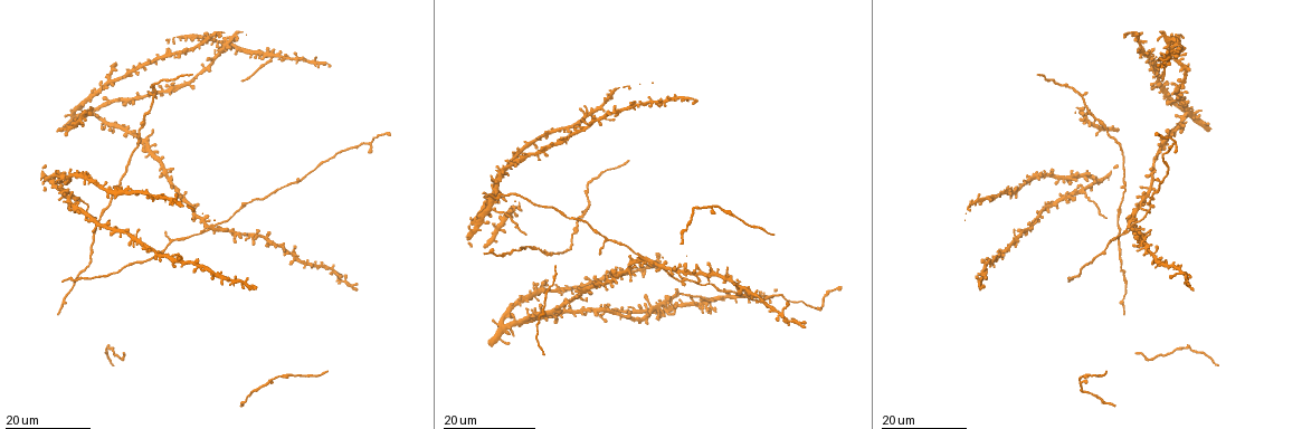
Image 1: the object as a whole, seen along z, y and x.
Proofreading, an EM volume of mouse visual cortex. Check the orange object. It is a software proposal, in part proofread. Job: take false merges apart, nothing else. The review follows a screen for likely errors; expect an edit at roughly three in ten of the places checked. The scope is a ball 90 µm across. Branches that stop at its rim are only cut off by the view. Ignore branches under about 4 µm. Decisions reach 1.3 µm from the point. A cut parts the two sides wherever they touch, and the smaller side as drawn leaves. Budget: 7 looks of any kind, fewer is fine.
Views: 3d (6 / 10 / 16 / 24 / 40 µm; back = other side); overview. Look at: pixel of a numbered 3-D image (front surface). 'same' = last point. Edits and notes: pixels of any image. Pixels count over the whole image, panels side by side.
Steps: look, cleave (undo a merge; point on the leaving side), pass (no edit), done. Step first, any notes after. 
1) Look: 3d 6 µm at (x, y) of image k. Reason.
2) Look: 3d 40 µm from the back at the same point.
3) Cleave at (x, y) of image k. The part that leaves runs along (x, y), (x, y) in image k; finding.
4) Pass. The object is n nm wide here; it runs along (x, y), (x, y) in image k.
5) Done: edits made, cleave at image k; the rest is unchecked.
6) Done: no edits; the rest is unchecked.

Look: 3d 24 µm at (713, 298) of image 1.

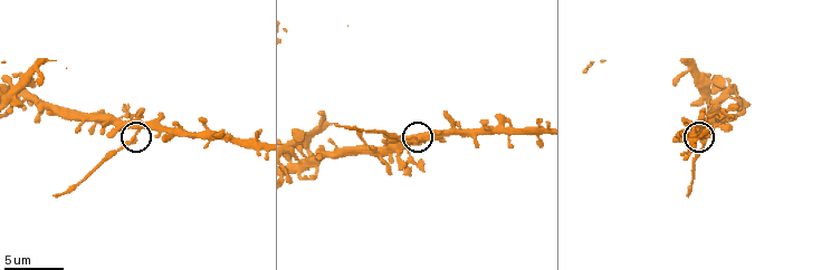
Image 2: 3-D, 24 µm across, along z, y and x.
Look: 3d 10 µm at (136, 134) of image 2.

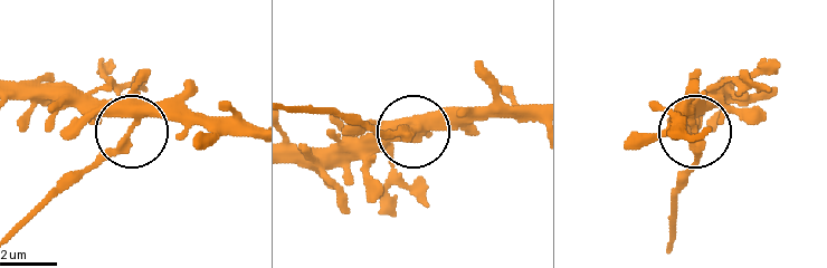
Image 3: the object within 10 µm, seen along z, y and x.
Cleave at (107, 152) of image 3. The part that leaves runs along (134, 121), (11, 227) in image 3; a second cell is stuck on.

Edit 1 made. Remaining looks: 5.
Look: 3d 16 µm at (308, 262) of image 1. Three-way junction.

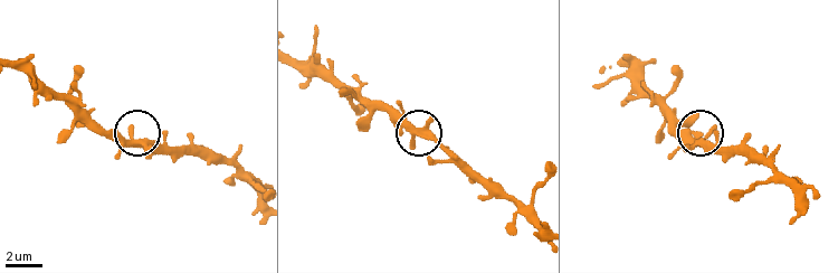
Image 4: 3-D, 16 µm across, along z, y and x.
Look: 3d 6 µm at (142, 140) of image 4.

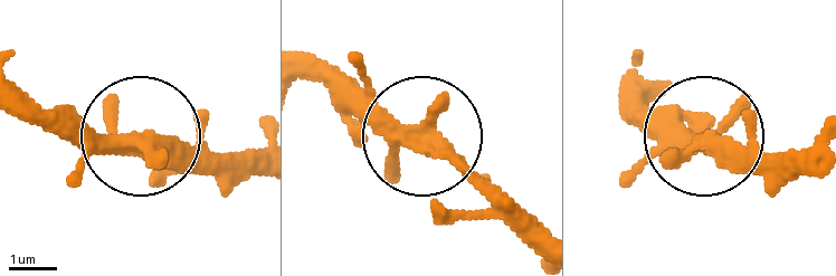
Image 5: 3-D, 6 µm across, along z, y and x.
Pass. 3 arms meet here; it runs along (310, 68), (418, 136), (534, 251) in image 5; continuous, no second cell.

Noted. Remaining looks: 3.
Look: 3d 24 µm at (213, 226) of image 1. Looks like a crossing.

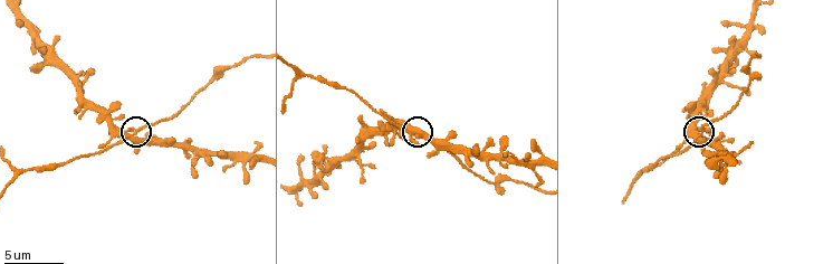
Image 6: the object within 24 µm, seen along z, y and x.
Look: 3d 10 µm at (136, 134) of image 6.

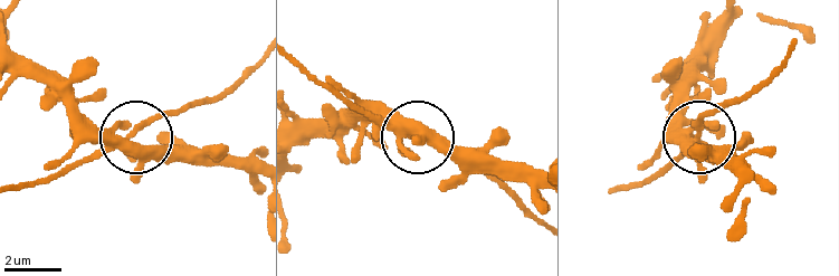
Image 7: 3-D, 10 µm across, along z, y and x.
Cleave at (149, 117) of image 7. 4 arms meet here; the part that leaves runs along (121, 144), (154, 121), (219, 100), (255, 65) in image 7; two cells meet here.

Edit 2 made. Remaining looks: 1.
Done: edits made, cleave at image 3, cleave at image 7; the rest is unchecked.

